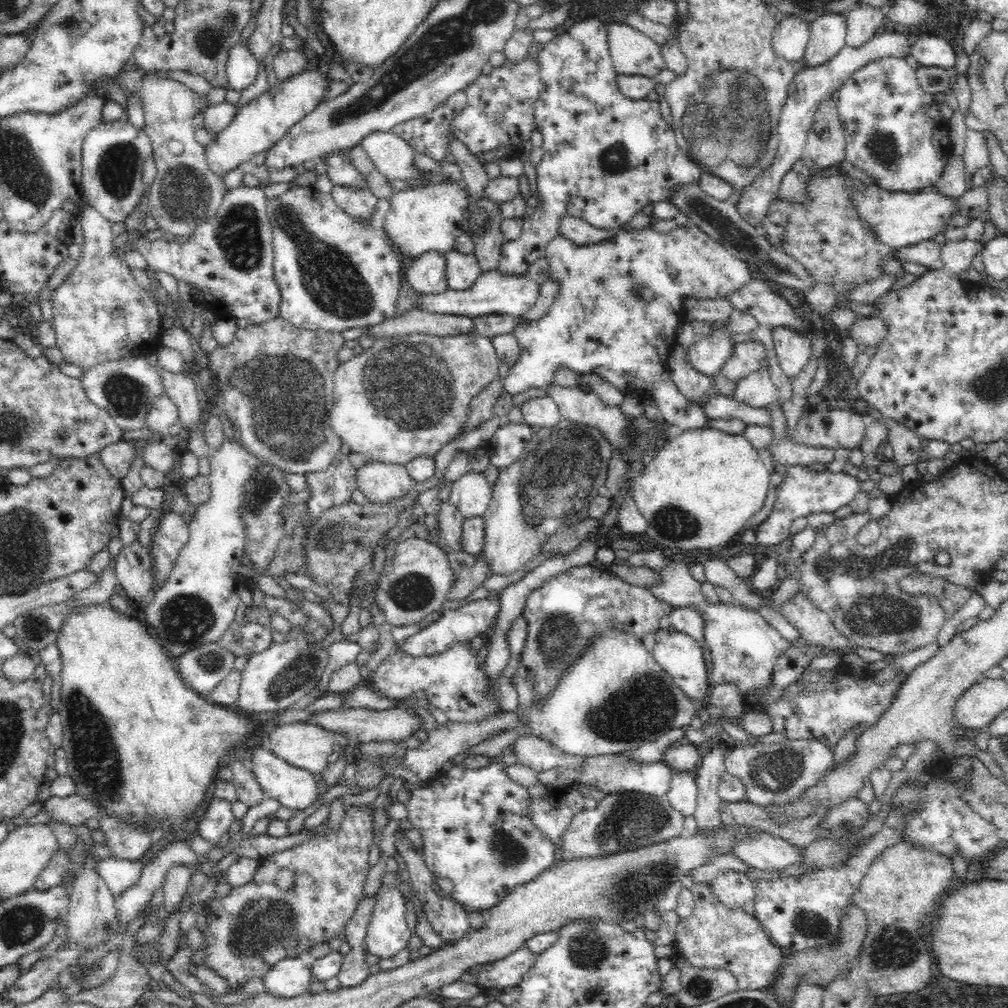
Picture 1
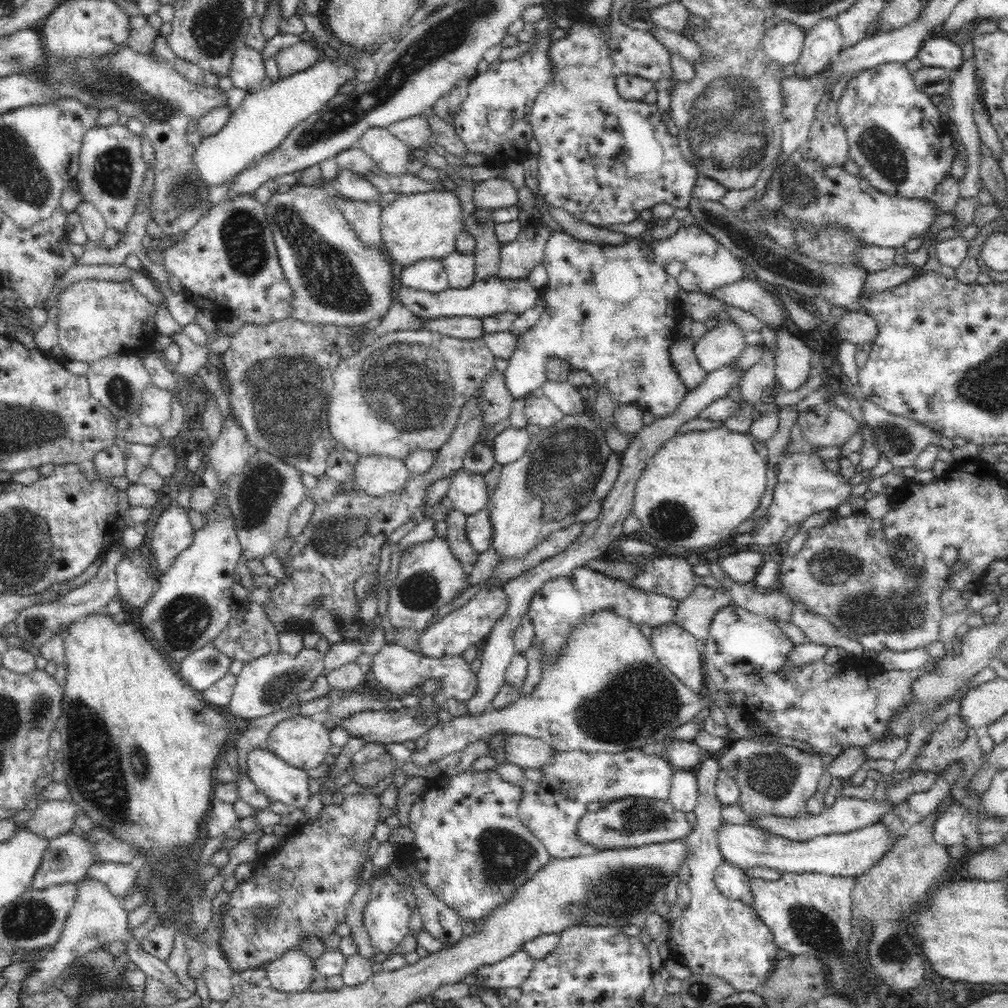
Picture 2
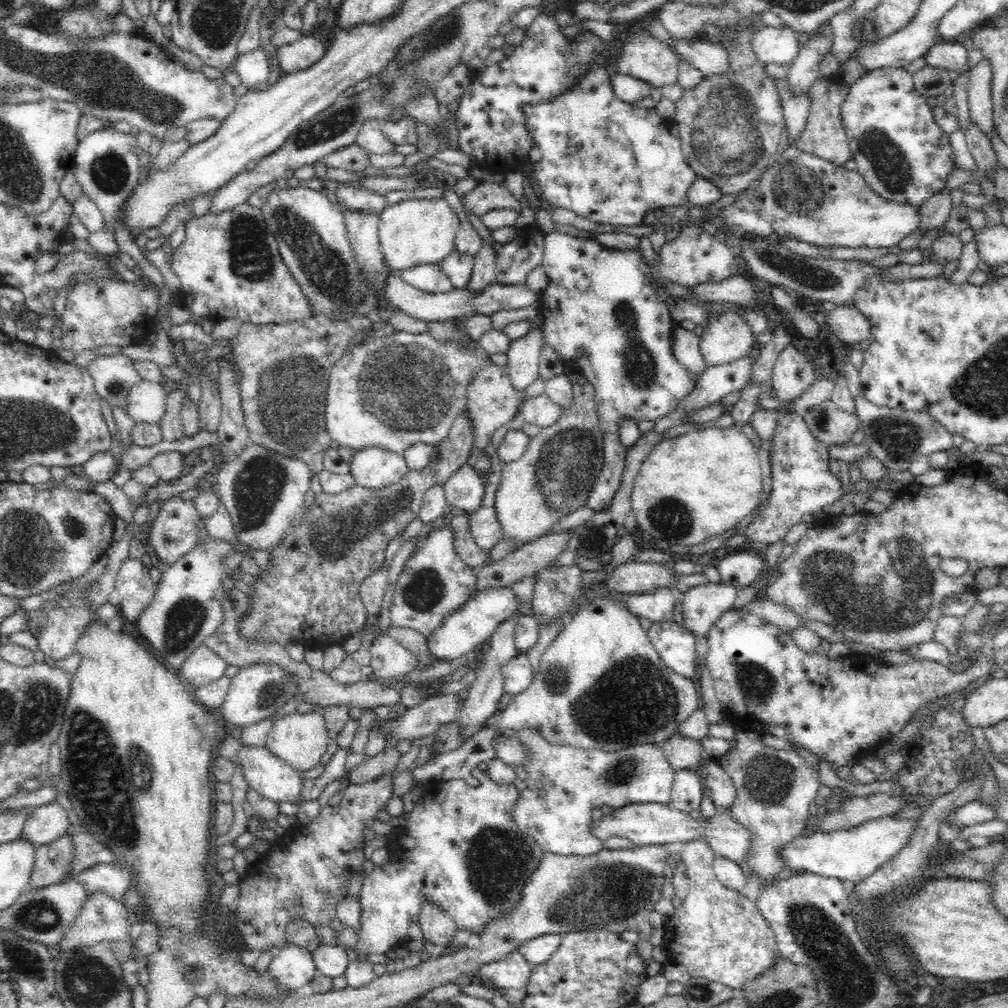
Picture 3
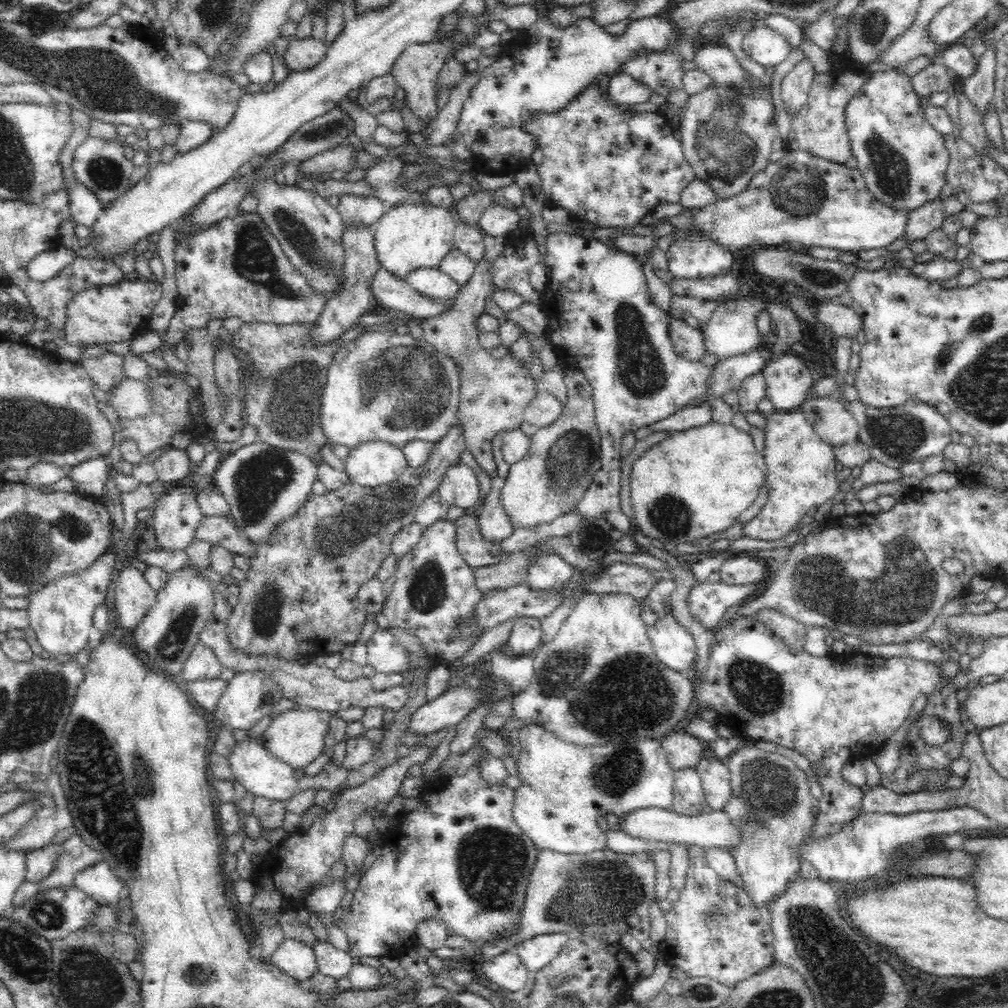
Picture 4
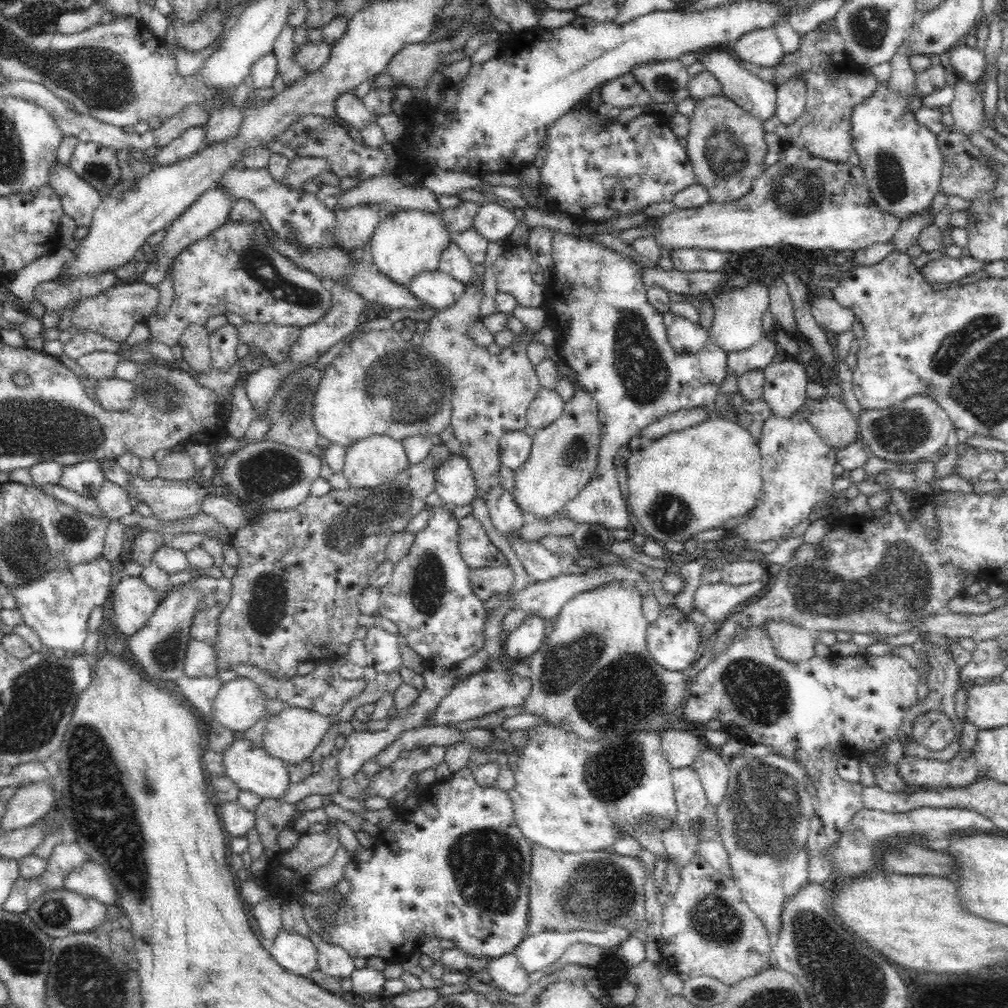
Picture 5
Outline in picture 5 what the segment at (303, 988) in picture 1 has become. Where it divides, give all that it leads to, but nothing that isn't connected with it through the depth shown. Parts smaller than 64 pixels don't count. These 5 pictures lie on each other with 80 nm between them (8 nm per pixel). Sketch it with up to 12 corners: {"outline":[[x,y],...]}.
{"outline":[[282,929],[268,952],[281,968],[306,978],[317,970],[309,938]]}

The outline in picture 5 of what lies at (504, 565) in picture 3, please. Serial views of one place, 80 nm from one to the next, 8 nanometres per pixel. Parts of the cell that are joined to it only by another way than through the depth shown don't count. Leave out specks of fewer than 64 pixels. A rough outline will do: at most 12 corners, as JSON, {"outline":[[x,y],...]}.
{"outline":[[508,565],[470,569],[473,593],[483,601],[511,592]]}

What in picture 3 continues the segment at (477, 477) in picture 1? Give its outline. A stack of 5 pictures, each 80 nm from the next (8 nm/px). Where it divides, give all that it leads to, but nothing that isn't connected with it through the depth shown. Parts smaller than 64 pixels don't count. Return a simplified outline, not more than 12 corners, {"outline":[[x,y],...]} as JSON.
{"outline":[[464,465],[440,489],[448,507],[472,513],[483,505],[485,484]]}

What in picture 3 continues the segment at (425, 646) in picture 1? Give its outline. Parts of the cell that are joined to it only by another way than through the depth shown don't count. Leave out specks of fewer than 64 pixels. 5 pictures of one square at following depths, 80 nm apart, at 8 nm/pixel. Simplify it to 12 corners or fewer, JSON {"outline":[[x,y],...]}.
{"outline":[[508,587],[477,590],[426,636],[430,655],[460,659],[520,607]]}

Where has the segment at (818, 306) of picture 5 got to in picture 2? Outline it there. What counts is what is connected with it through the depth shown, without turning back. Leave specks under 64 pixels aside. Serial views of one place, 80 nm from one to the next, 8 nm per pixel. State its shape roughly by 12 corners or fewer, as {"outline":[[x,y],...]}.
{"outline":[[865,311],[846,312],[836,324],[840,338],[872,344],[877,322]]}

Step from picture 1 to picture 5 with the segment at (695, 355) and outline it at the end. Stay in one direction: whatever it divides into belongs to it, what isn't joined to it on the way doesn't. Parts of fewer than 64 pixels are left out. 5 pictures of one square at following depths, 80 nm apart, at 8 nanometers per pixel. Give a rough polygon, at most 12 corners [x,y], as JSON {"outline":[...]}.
{"outline":[[768,288],[722,289],[708,339],[726,354],[765,335]]}

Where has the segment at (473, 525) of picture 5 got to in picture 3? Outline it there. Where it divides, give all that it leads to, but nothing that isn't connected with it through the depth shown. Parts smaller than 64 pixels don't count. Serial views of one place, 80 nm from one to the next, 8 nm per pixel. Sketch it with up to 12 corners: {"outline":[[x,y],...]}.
{"outline":[[468,514],[450,516],[457,556],[480,570],[489,552],[474,544]]}

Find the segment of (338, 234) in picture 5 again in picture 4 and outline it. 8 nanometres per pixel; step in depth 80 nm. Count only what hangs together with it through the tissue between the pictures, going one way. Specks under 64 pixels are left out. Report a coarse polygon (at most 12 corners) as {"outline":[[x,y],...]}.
{"outline":[[342,194],[336,207],[345,227],[374,226],[385,212],[374,195]]}

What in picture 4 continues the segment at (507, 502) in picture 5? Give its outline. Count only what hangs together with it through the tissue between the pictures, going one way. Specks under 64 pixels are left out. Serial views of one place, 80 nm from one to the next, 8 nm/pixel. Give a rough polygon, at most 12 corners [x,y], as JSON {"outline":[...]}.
{"outline":[[492,480],[476,516],[480,537],[490,543],[514,530],[500,503],[503,480]]}

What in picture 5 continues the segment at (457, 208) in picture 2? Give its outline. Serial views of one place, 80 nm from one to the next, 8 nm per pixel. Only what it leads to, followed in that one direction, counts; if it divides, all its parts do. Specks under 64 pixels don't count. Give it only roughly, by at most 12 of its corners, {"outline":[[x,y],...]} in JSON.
{"outline":[[400,208],[380,220],[373,263],[408,287],[439,270],[450,243],[441,212]]}

